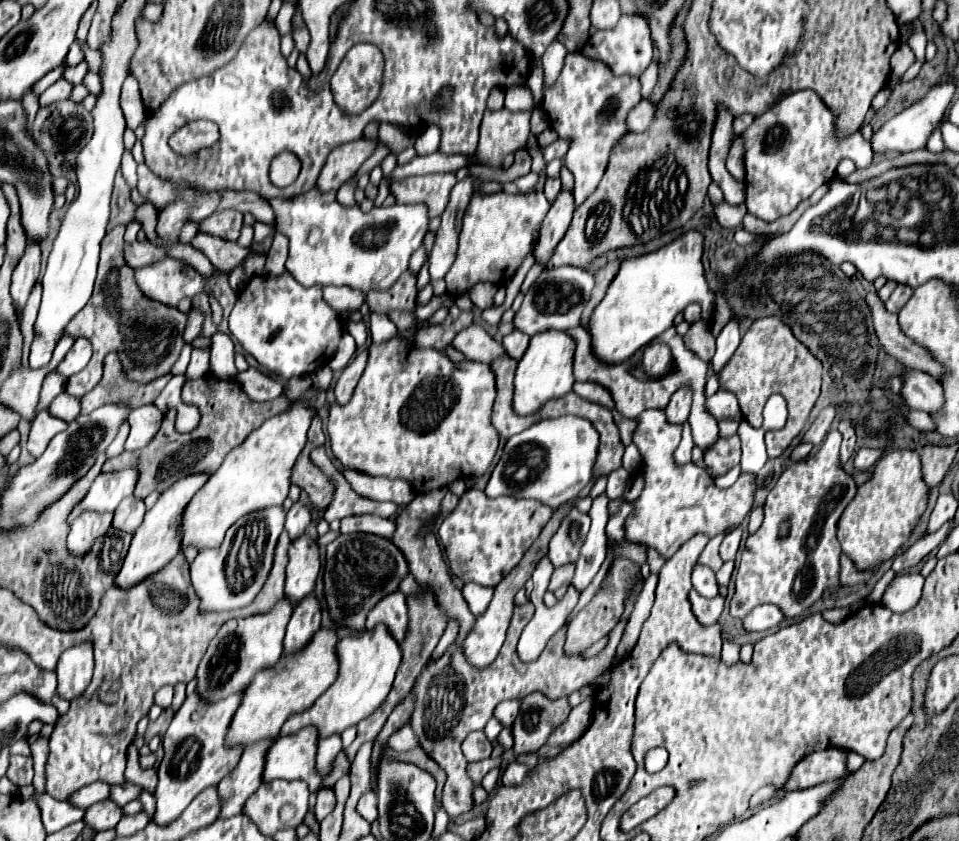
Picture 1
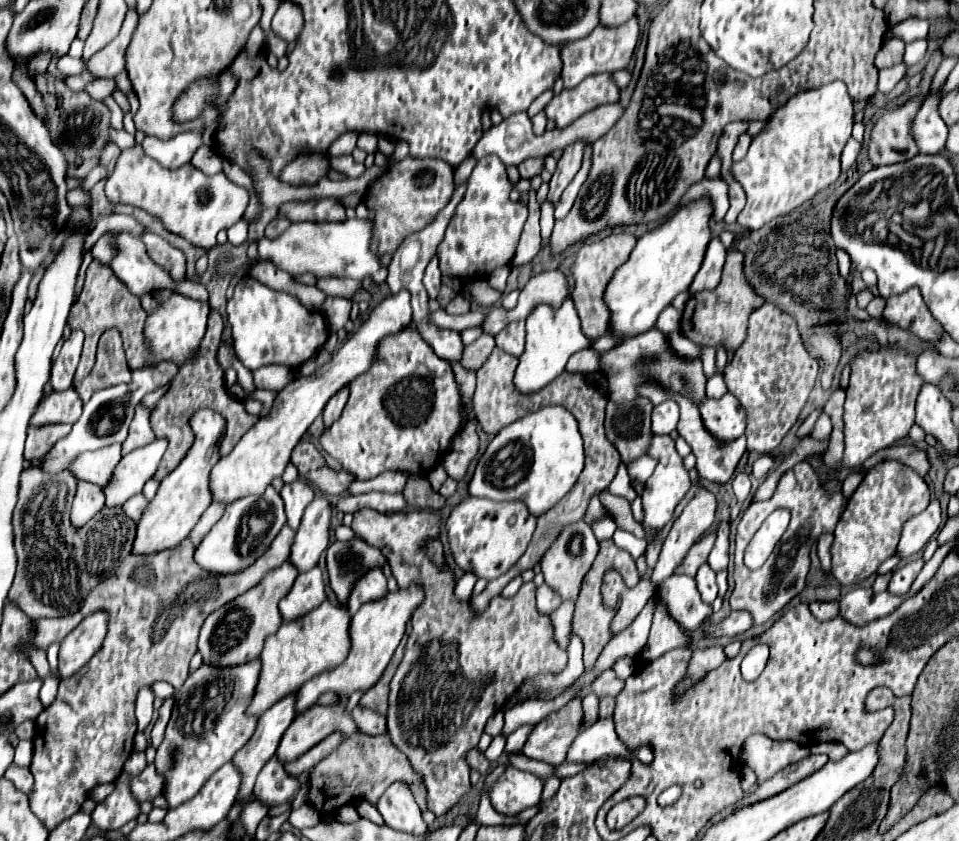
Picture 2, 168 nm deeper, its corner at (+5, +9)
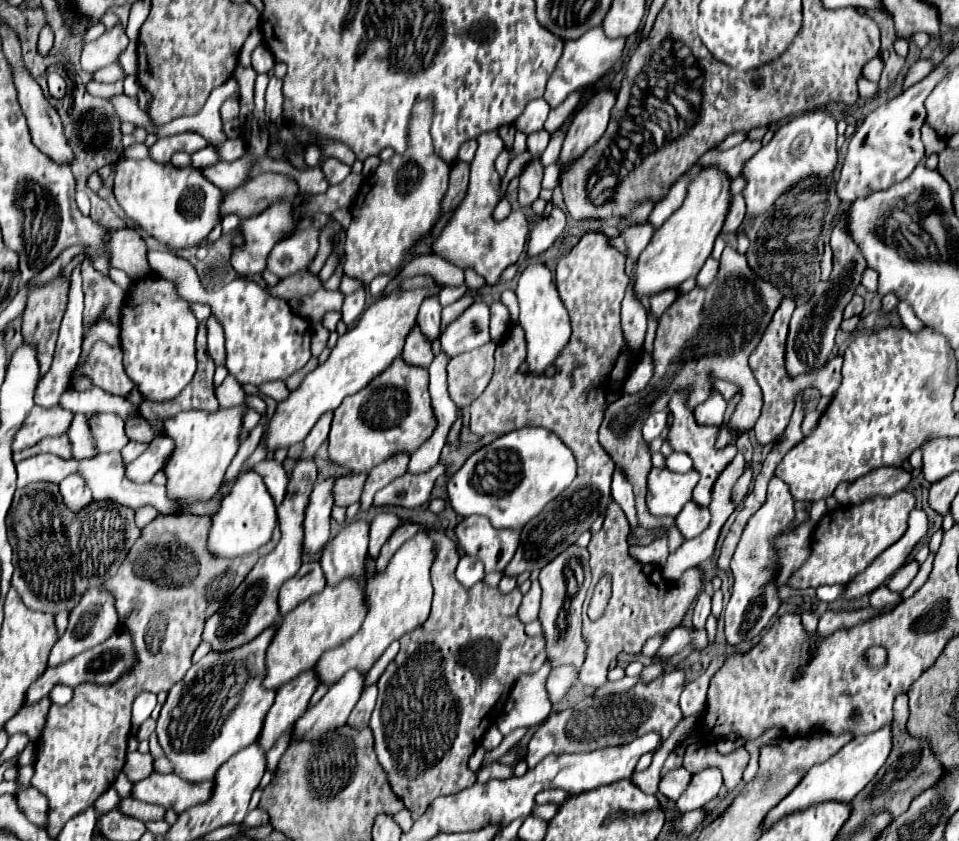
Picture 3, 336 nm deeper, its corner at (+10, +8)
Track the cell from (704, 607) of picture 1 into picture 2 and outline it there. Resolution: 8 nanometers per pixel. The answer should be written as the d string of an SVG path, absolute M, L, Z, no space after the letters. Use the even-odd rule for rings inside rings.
M672 575L662 585L662 597L670 615L690 633L700 629L702 621L712 615L712 605L702 601L694 579L688 575Z

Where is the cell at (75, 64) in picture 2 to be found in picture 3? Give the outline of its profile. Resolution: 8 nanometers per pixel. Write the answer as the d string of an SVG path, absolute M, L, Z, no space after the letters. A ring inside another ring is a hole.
M111 64L111 66L95 72L97 82L117 82L117 80L123 80L123 78L125 78L125 72L121 72L121 68L117 64Z

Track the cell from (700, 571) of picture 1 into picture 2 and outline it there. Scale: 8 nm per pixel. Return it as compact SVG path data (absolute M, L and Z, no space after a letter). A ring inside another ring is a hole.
M708 563L700 565L700 569L698 569L698 573L696 573L694 579L696 579L698 591L700 591L702 599L704 599L704 603L712 603L712 601L716 599L716 595L718 595L718 587L716 587L716 573L714 573L714 569L710 569Z

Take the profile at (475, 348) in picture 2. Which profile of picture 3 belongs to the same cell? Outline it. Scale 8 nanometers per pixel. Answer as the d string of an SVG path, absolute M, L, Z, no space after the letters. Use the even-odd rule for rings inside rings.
M489 342L477 350L465 352L449 360L447 386L451 400L465 408L469 406L489 384L493 376L493 352L495 344Z

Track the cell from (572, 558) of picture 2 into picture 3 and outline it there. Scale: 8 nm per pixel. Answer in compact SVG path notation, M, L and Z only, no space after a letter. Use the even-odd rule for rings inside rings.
M569 546L563 554L559 554L553 562L549 562L541 570L539 582L543 588L539 622L543 626L545 650L547 650L547 660L551 664L551 670L571 664L579 672L587 656L587 640L583 638L583 632L581 632L581 606L583 606L587 588L591 584L589 552L579 546Z

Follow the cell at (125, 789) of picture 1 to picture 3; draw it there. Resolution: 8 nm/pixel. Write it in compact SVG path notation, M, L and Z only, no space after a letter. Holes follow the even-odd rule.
M153 772L149 778L137 782L133 788L133 798L173 808L179 814L189 810L189 806L207 802L211 794L213 794L213 780L185 782L177 774L159 774L159 772Z

